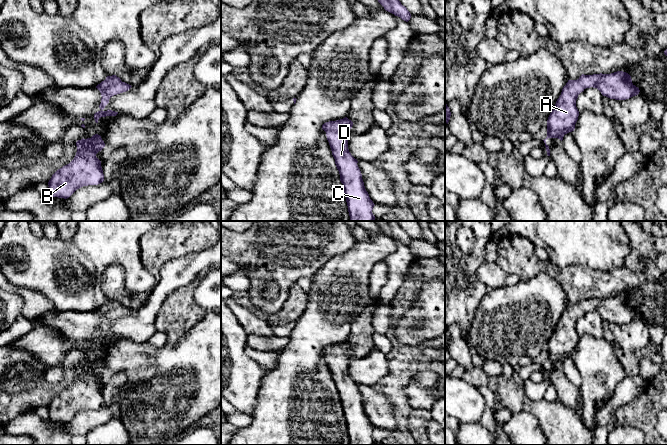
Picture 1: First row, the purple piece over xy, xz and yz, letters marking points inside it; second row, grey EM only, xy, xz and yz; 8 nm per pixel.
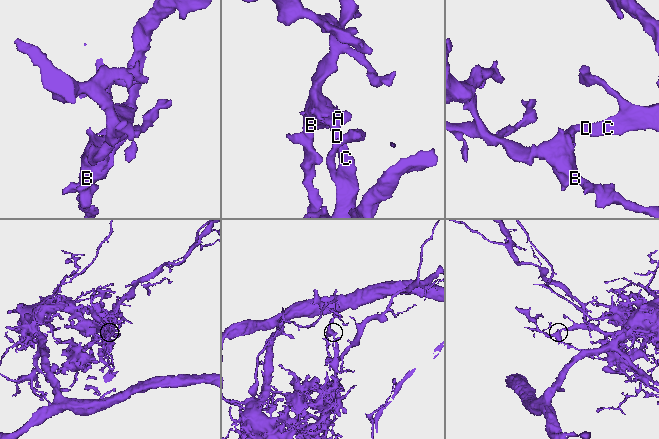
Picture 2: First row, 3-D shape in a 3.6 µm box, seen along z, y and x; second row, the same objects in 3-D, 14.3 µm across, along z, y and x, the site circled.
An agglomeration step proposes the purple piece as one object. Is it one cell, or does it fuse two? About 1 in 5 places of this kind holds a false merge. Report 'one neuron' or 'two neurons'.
one neuron

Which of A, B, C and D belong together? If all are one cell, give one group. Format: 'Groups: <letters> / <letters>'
Groups: A B C D

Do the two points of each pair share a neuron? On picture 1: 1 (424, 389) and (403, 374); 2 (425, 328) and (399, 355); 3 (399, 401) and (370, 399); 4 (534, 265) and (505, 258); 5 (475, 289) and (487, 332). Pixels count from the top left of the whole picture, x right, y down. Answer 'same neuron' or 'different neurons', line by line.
1: different neurons
2: different neurons
3: different neurons
4: same neuron
5: different neurons

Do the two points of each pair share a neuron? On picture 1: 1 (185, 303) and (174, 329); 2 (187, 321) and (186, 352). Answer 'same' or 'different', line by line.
1: same
2: different

